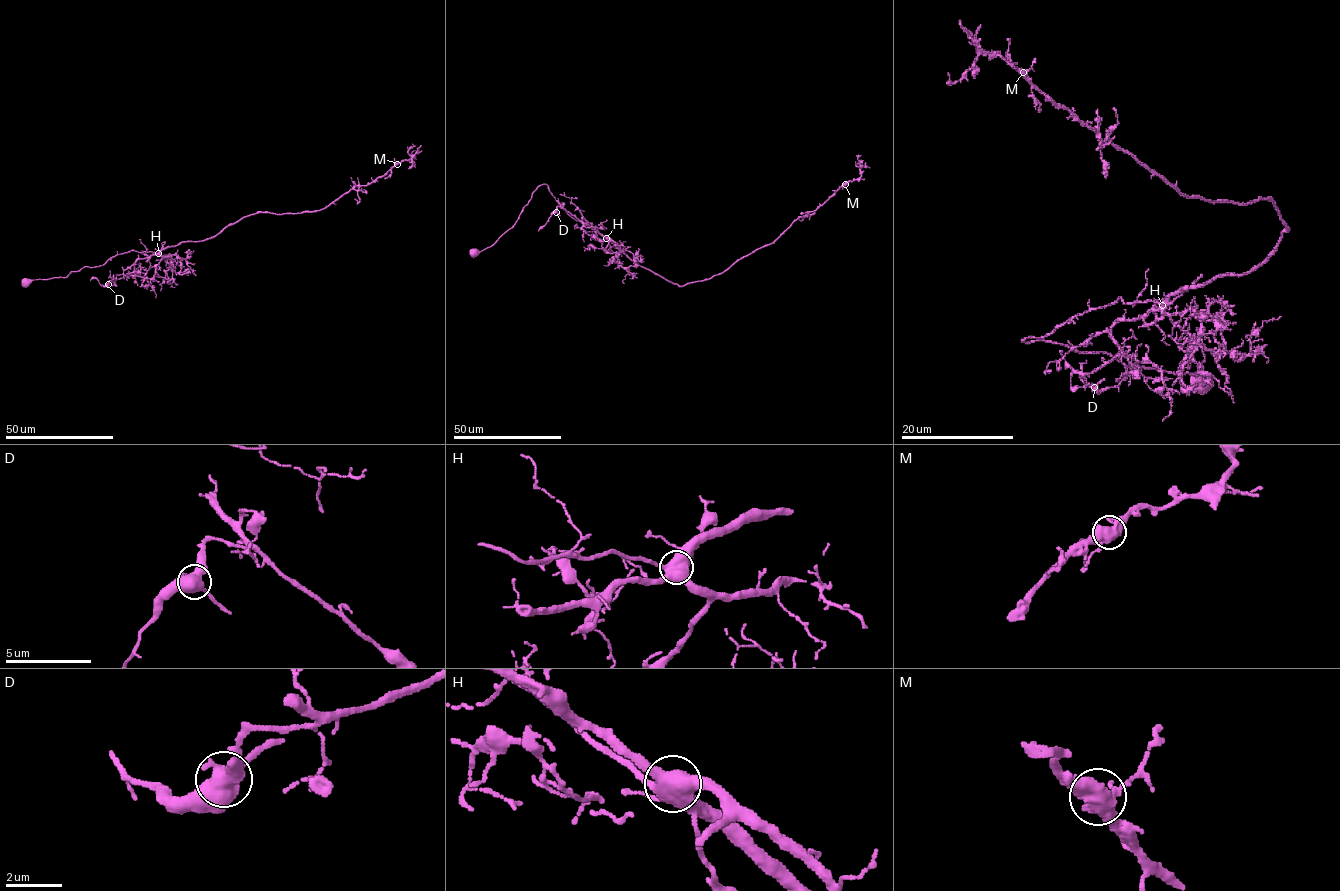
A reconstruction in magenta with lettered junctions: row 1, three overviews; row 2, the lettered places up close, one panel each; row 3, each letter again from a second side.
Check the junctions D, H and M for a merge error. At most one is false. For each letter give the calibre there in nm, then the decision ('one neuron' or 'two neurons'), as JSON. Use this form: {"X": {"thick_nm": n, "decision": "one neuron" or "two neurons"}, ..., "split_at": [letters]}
{"D": {"thick_nm": 550, "decision": "two neurons"}, "H": {"thick_nm": 500, "decision": "one neuron"}, "M": {"thick_nm": 550, "decision": "one neuron"}, "split_at": ["D"]}

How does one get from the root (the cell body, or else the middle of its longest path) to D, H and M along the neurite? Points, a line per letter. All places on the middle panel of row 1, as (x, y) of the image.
D: (473, 254), (514, 225), (543, 184), (570, 215), (605, 238), (584, 218), (559, 206), (555, 212)
H: (473, 254), (491, 246), (514, 225), (532, 193), (543, 184), (548, 186), (570, 215), (606, 238)
M: (473, 254), (510, 229), (532, 193), (546, 184), (574, 219), (638, 264), (684, 285), (772, 243), (845, 184)

